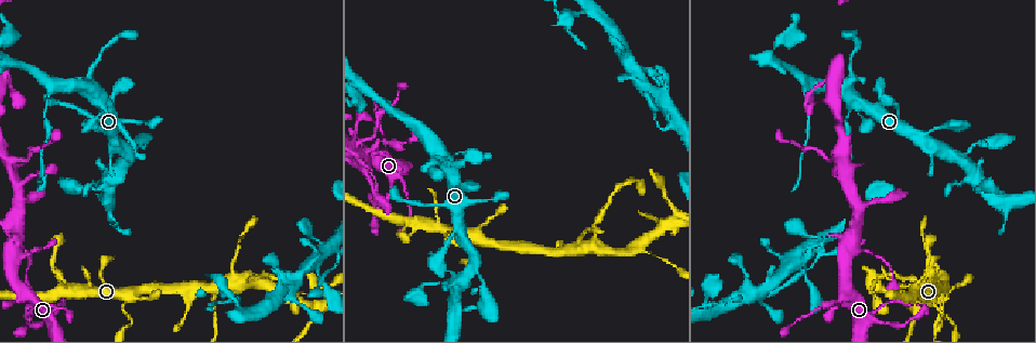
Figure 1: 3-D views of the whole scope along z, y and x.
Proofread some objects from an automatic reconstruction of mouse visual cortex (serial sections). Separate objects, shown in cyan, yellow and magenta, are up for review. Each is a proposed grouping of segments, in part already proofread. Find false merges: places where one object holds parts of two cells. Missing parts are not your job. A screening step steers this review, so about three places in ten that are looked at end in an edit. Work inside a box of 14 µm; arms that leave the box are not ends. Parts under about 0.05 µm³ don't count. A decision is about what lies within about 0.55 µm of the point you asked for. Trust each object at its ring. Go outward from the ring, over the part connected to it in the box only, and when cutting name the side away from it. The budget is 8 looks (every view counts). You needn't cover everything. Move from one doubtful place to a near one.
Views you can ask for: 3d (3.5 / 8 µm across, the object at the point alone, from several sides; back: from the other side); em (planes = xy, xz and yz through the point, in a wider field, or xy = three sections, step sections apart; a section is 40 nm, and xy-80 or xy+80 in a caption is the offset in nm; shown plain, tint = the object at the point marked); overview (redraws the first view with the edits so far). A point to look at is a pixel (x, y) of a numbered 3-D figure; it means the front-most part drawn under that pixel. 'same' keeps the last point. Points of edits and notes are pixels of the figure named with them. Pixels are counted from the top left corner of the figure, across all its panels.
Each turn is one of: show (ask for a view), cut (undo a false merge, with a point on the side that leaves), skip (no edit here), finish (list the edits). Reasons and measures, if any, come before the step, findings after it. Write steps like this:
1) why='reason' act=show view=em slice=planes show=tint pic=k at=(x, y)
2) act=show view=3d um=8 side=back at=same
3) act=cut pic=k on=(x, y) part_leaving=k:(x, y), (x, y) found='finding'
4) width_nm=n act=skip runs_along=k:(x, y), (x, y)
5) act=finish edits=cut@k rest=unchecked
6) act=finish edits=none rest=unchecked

why='small branch off a trunk' act=show view=3d um=8 pic=1 at=(596, 240)

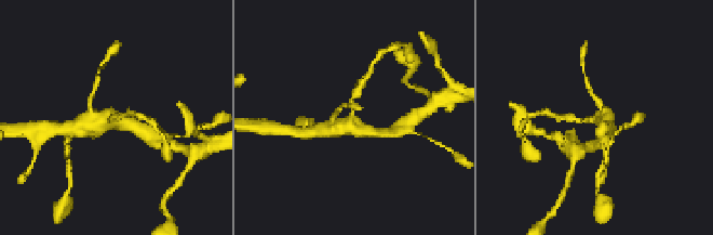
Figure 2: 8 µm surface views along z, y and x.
act=show view=em slice=xy step=1 show=tint pic=2 at=(350, 116)

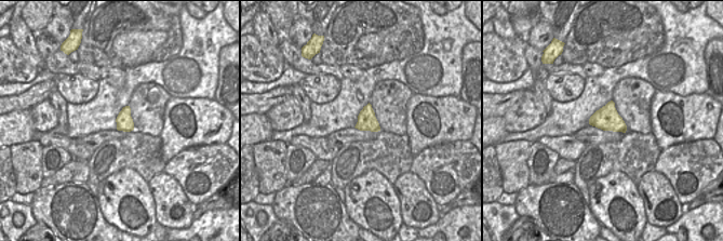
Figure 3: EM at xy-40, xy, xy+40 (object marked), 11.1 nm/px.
act=skip runs_along=2:(79, 125), (112, 120), (139, 129) found='continuous, no second cell'

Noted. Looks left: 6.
why='three-way junction' act=show view=3d um=8 side=back pic=1 at=(636, 248)

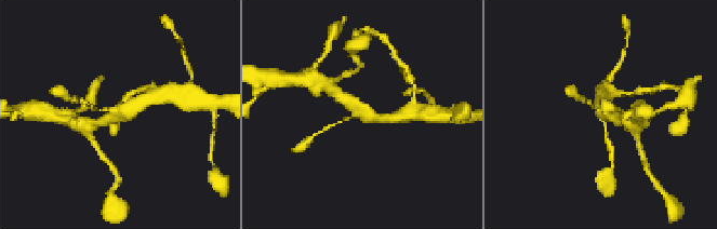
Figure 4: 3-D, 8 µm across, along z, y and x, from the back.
arms=3 arm_widths_nm=100,300,350 act=show view=em slice=xy step=5 show=tint pic=4 at=(605, 114)

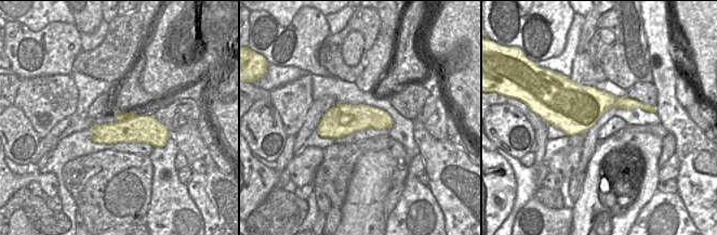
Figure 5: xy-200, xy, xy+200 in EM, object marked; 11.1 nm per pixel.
act=skip found='all the same cell'

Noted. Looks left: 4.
why='three-way junction' act=show view=3d um=8 side=back pic=1 at=(400, 112)

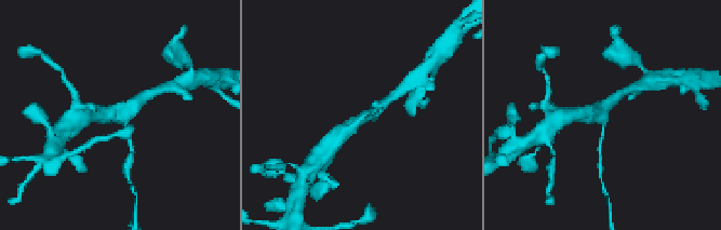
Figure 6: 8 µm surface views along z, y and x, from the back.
why='closer look' act=show view=3d um=3.5 pic=6 at=(602, 113)

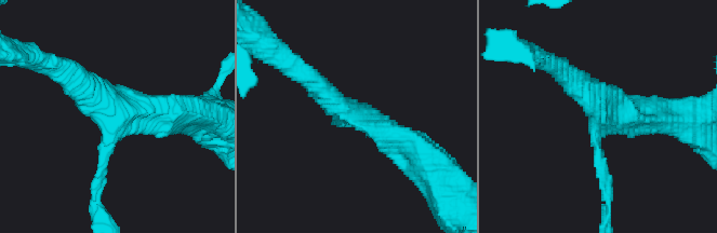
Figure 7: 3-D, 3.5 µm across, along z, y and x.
why='now the EM' act=show view=em slice=xy step=2 show=tint pic=7 at=(360, 114)

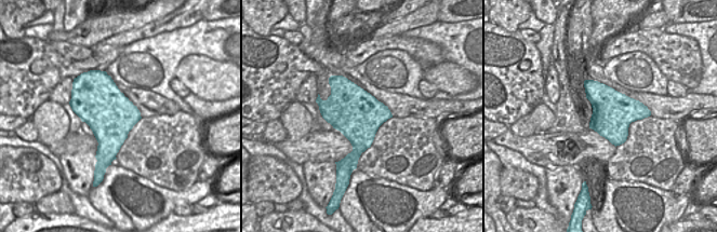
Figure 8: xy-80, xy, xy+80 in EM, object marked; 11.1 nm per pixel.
arms=3 arm_widths_nm=150,350,350 act=skip runs_along=7:(421, 156), (307, 79) found='one cell here'

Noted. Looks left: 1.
act=finish edits=none rest=unchecked

